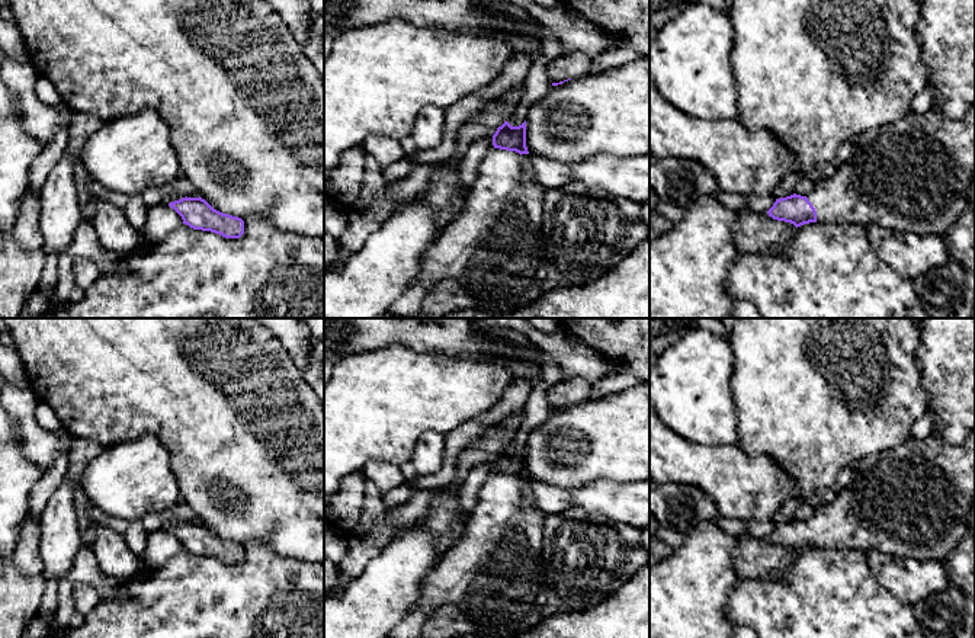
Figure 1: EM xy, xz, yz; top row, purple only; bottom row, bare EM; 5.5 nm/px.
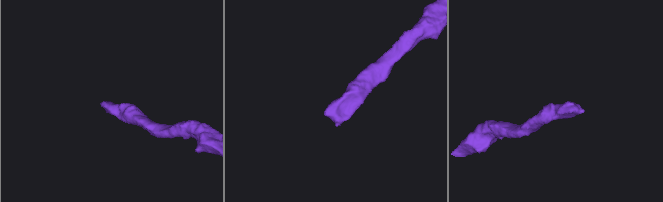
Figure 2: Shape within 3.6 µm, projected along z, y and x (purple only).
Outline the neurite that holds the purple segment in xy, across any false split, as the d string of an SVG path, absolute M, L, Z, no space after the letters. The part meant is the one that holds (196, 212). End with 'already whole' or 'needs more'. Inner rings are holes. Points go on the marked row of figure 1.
M170 195L163 201L193 230L211 231L225 238L240 238L244 234L244 221L238 217L214 209L205 199Z; needs more

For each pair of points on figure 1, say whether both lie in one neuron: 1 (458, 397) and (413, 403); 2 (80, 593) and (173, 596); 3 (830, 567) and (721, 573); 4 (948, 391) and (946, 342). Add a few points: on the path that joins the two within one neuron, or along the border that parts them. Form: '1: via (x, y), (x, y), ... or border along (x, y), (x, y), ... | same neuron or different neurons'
1: via (446, 397), (425, 401) | same neuron
2: border along (99, 599), (86, 614) | different neurons
3: border along (740, 579), (728, 596), (727, 611) | different neurons
4: via (948, 380), (948, 353) | same neuron

